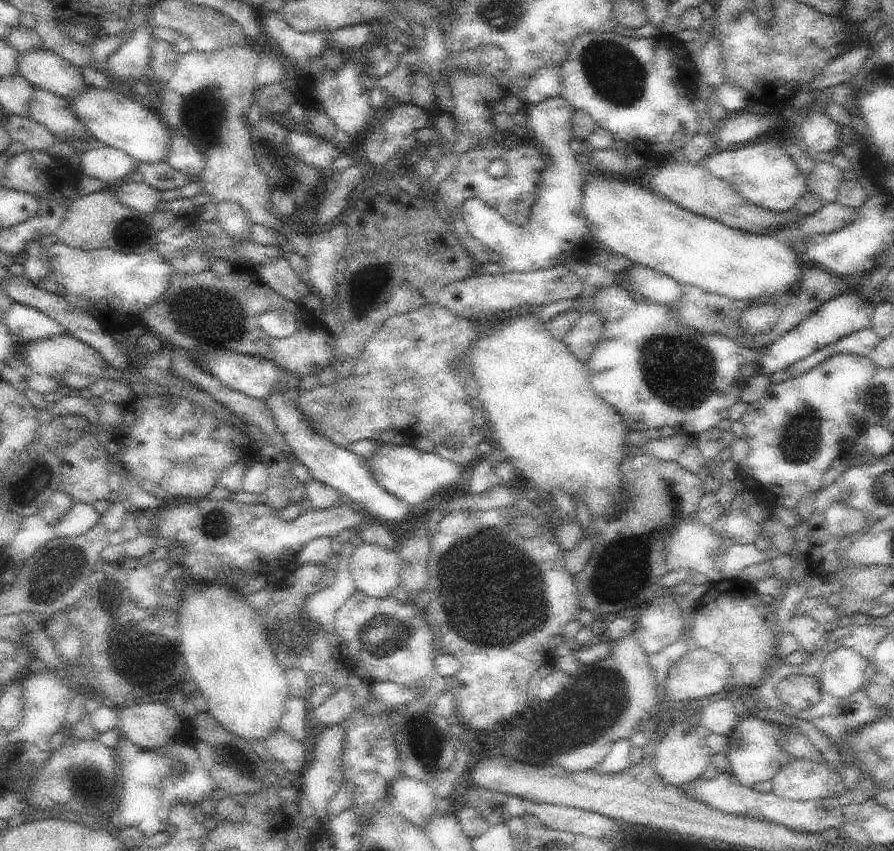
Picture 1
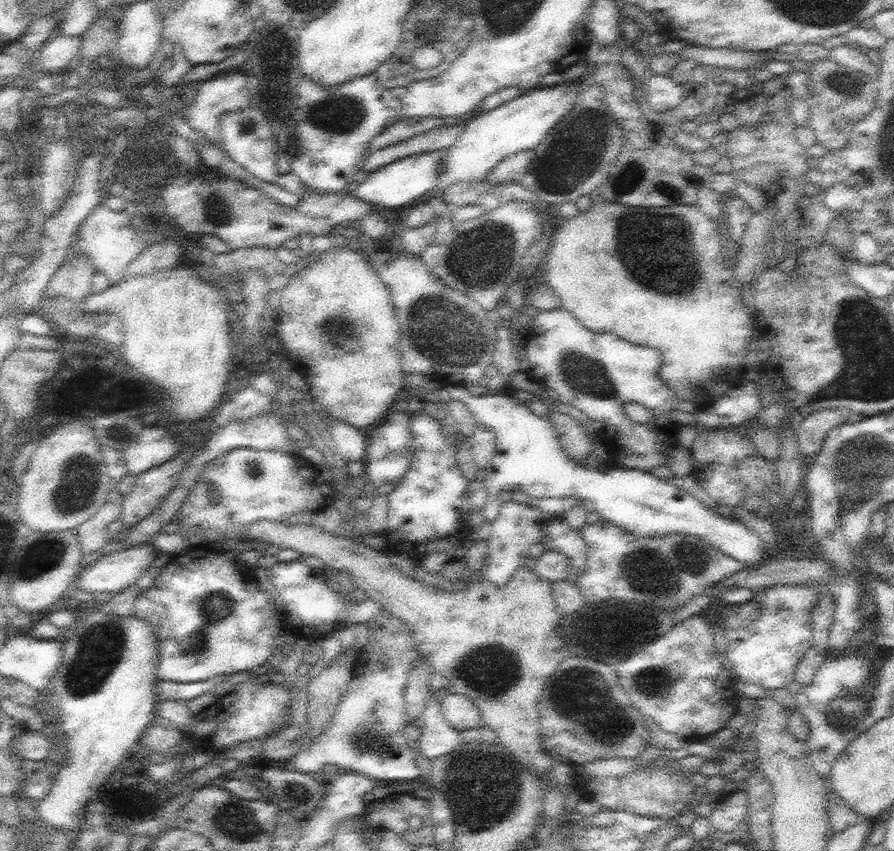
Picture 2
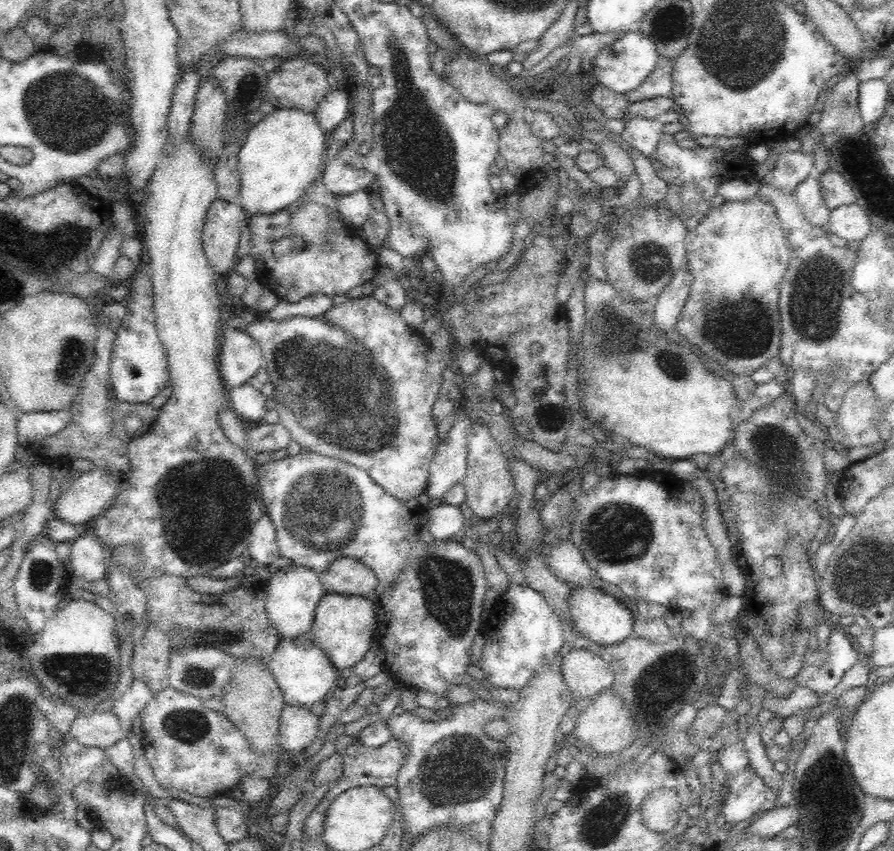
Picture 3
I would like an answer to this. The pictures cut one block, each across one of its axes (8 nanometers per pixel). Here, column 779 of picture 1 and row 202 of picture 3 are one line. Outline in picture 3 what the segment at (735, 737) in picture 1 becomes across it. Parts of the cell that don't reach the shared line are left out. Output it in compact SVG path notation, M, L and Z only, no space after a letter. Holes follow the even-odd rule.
M752 195L745 201L725 201L719 207L711 207L700 218L694 230L685 238L687 266L694 281L689 298L682 303L682 312L675 331L678 330L688 342L702 350L702 354L720 362L721 368L738 374L740 379L750 379L751 374L772 358L779 358L781 350L781 318L779 314L780 290L790 262L790 249L786 234L776 214L774 203Z

